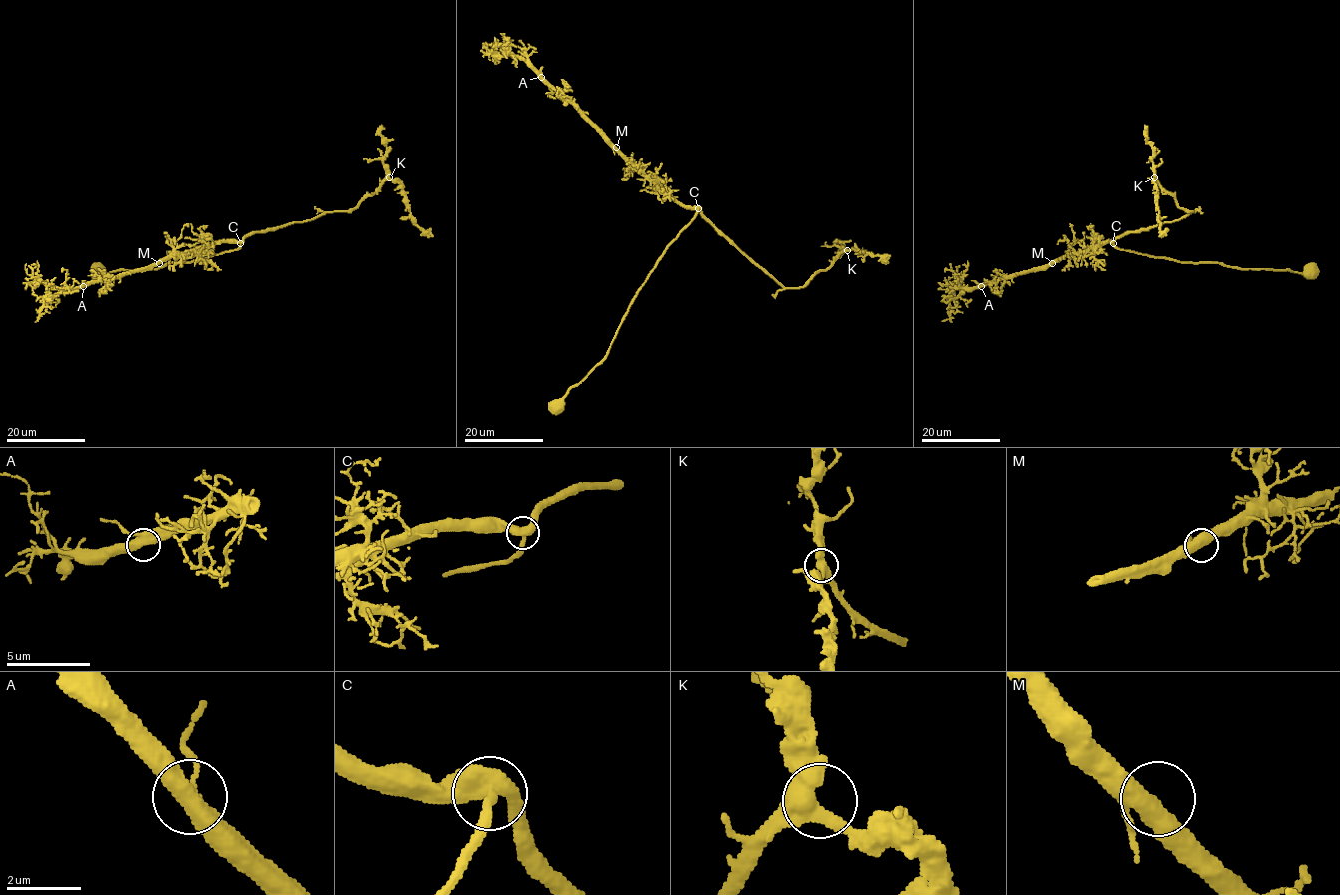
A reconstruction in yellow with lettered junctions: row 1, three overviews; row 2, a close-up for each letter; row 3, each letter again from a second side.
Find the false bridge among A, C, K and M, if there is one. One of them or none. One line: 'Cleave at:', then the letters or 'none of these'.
Cleave at: none of these

